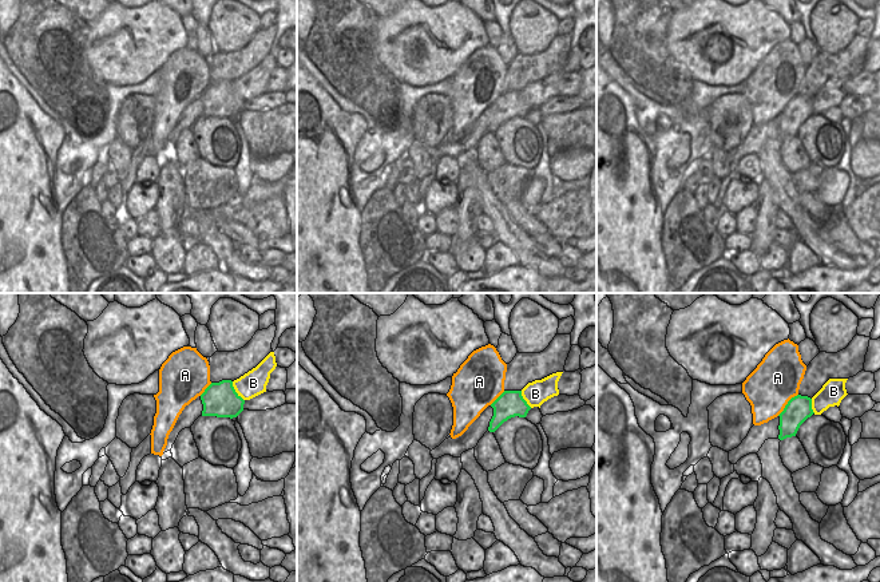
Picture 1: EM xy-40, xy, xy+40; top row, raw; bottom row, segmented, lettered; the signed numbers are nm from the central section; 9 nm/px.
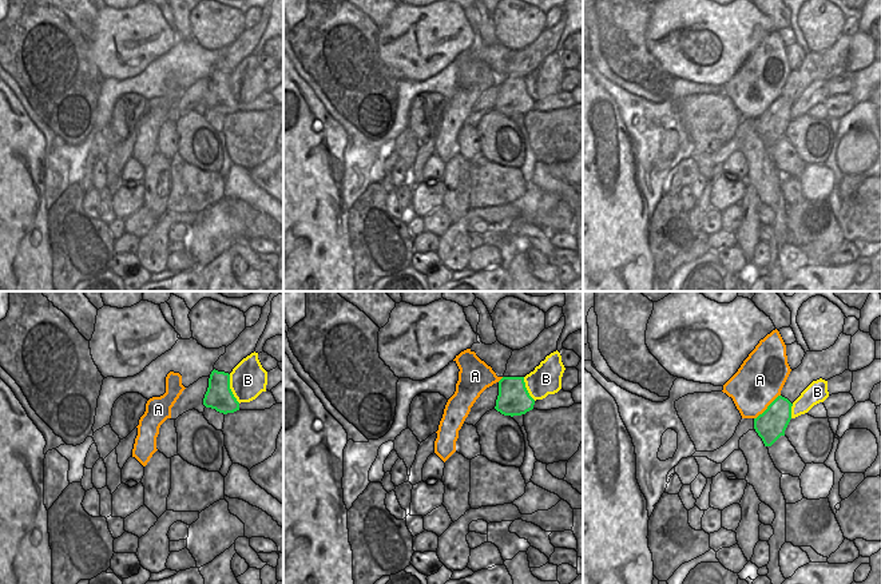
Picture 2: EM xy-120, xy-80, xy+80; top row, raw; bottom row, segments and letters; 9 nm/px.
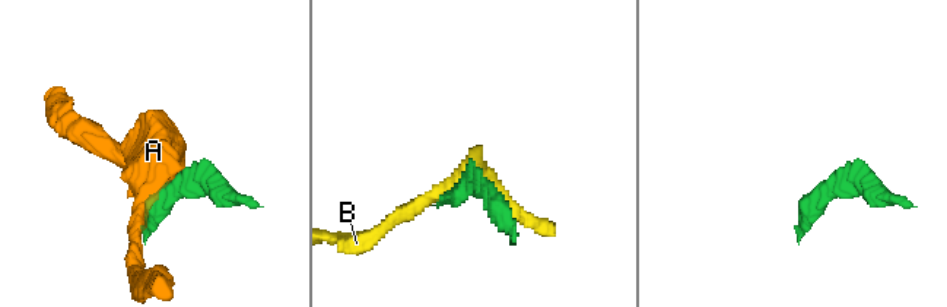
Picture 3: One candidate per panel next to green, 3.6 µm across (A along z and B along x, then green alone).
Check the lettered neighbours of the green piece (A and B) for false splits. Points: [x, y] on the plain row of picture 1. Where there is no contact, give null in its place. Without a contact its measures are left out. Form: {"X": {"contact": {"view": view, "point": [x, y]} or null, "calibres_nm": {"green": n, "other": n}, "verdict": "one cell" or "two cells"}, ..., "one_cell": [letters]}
{"A": {"contact": {"view": "xy+40", "point": [787, 105]}, "calibres_nm": {"green": 240, "other": 420}, "verdict": "two cells"}, "B": {"contact": {"view": "xy-40", "point": [234, 91]}, "calibres_nm": {"green": 320, "other": 220}, "verdict": "one cell"}, "one_cell": ["B"]}

